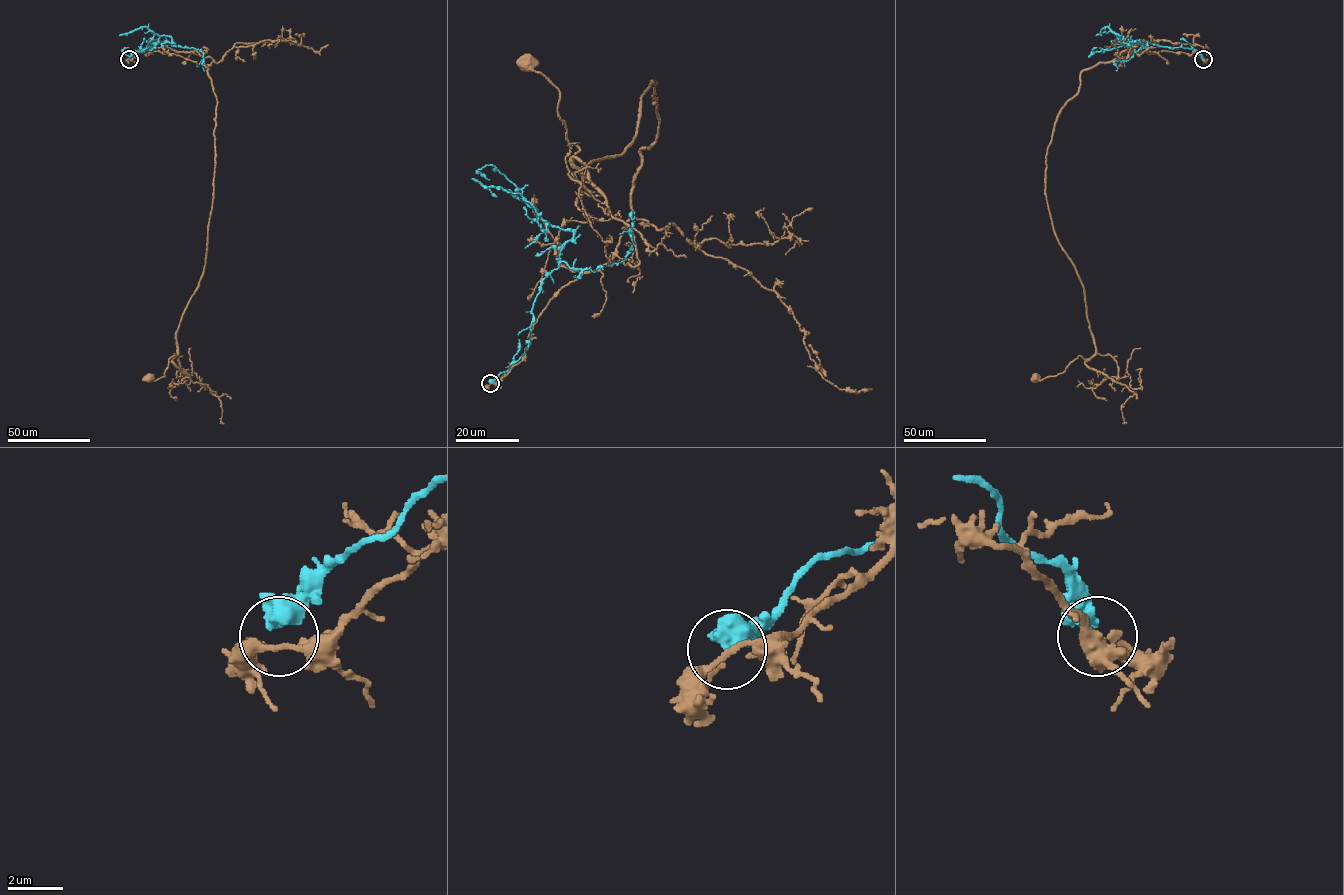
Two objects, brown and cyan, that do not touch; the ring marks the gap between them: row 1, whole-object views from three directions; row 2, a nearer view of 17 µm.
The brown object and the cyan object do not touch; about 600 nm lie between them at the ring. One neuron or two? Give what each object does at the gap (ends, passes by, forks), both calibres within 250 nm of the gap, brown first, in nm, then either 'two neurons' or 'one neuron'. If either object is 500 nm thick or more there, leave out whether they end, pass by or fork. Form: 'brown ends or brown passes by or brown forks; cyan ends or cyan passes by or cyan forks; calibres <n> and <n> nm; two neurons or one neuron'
calibres 190 and 600 nm; two neurons

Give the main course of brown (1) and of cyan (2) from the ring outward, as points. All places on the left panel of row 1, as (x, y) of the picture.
1: (129, 59), (195, 50), (217, 102), (206, 262), (176, 333), (178, 354), (165, 376), (149, 378)
2: (129, 58), (157, 42), (171, 43), (171, 38), (161, 35), (152, 49), (130, 56), (122, 50), (128, 47)

